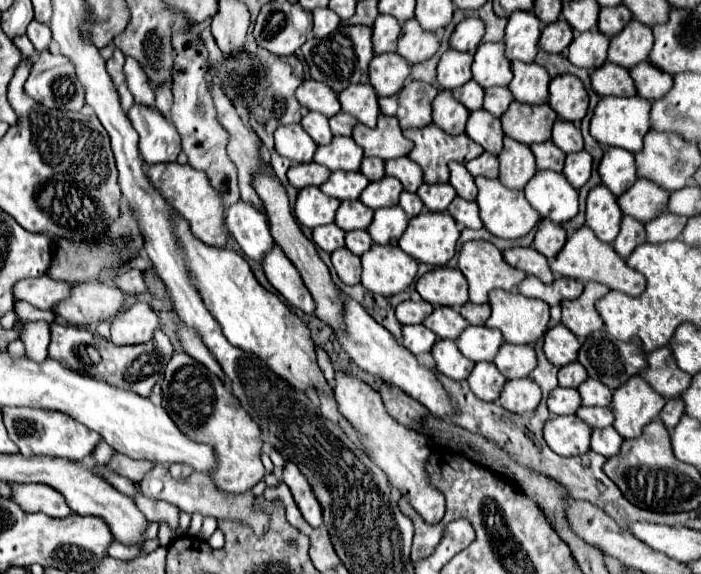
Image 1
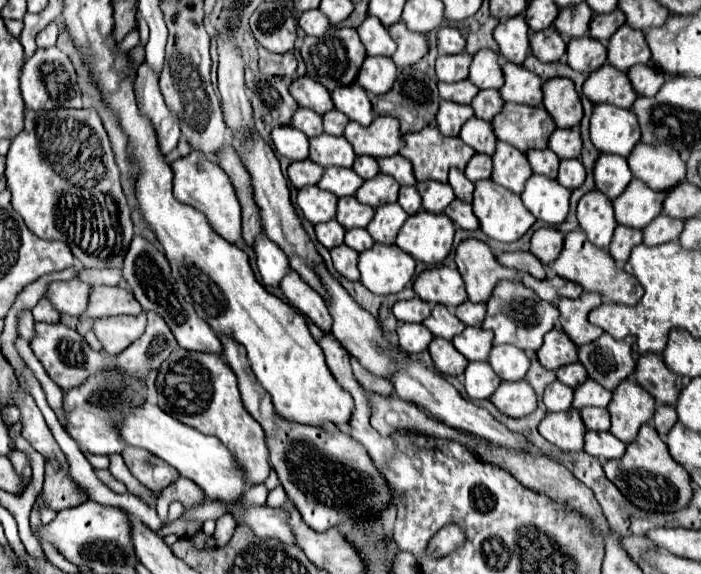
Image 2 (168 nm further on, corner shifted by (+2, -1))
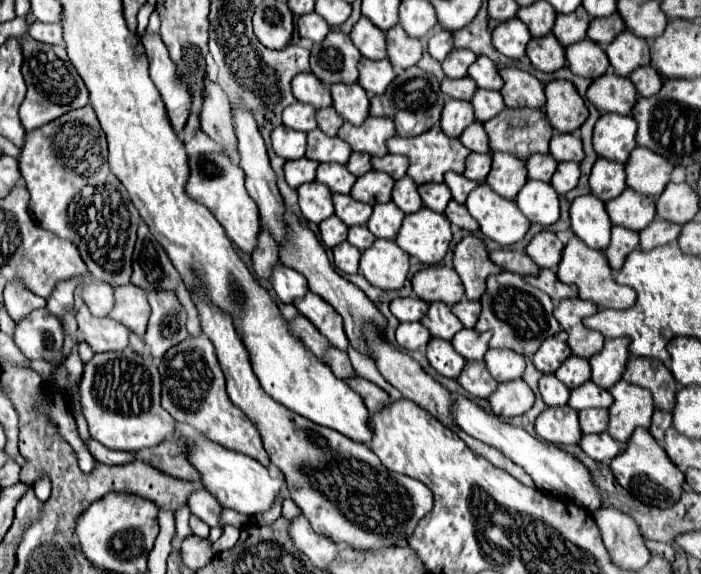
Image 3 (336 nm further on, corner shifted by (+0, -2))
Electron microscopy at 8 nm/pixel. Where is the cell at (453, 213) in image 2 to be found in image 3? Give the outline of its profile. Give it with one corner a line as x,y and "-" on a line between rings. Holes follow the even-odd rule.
454,199
448,203
448,207
446,207
444,215
450,219
450,223
458,225
460,229
466,229
466,231
476,231
476,229
478,229
476,219
468,213
468,209
466,209
464,205
456,203

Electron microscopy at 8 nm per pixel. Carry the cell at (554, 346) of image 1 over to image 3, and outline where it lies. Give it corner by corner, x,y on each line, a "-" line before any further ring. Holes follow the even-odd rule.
548,337
540,345
540,349
532,357
532,361
538,371
542,371
544,375
552,375
570,355
572,355
572,351
568,349
566,341
562,341
560,337

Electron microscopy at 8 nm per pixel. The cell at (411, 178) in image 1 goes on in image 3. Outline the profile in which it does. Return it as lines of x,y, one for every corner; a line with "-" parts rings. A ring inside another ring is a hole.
384,155
384,157
372,157
372,167
376,171
384,171
388,173
392,179
400,179
406,177
408,171
408,159
402,155

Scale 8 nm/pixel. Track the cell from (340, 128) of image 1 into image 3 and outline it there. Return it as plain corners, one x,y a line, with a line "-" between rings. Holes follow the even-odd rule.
328,107
328,109
320,109
316,113
316,121
318,121
318,129
322,129
326,135
334,137
338,133
338,129
342,127
344,119
336,113
334,107

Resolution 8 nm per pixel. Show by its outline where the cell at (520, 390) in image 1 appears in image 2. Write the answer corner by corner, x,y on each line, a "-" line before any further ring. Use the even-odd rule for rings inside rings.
526,380
502,382
490,400
502,414
510,418
522,418
536,410
536,392

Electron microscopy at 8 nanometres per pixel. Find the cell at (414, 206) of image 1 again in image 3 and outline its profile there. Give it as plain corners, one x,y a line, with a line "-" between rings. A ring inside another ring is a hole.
404,177
404,179
400,179
400,181
394,183
392,201
394,201
404,213
416,213
416,211
422,207
420,193
418,193
418,185
416,185
410,177

